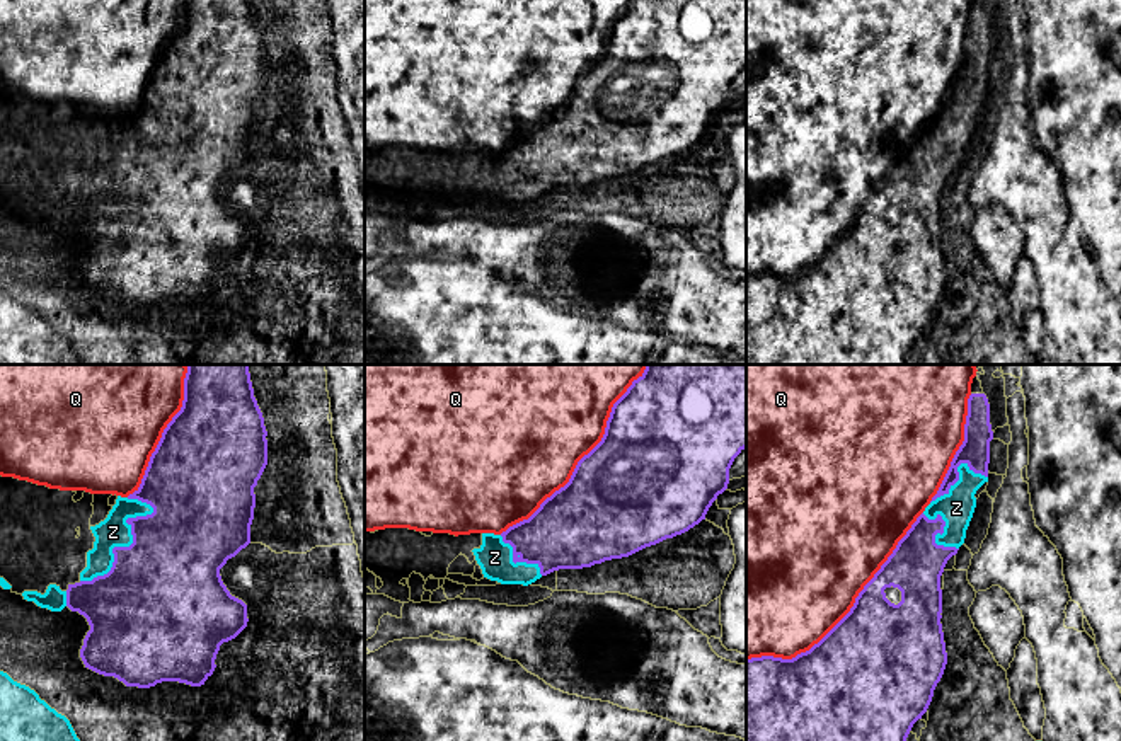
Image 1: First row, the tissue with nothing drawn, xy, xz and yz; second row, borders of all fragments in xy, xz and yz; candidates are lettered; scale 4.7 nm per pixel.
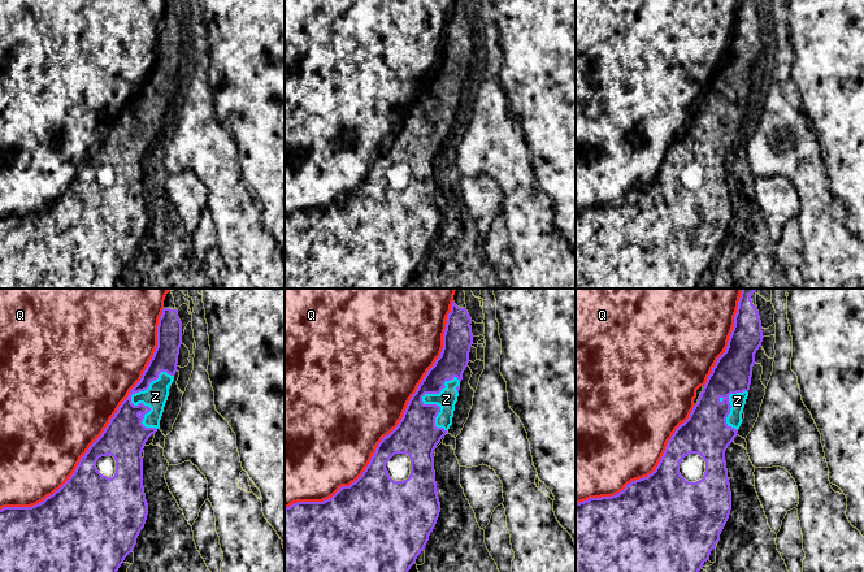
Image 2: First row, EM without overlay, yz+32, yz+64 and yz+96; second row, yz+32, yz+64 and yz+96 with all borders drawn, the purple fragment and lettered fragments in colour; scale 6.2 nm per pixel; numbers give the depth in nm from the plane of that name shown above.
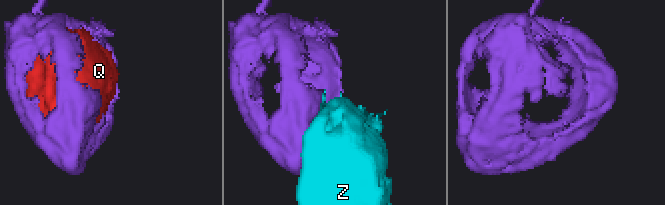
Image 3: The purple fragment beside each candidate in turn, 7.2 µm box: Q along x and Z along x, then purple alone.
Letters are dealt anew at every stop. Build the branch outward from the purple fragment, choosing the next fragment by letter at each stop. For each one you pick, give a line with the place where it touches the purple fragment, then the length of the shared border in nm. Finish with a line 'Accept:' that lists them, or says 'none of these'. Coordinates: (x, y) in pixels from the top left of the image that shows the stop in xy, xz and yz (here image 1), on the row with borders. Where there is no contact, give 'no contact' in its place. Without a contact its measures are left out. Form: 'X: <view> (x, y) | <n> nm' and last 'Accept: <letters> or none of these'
Q: yz (849, 612) | 1100 nm
Accept: Q

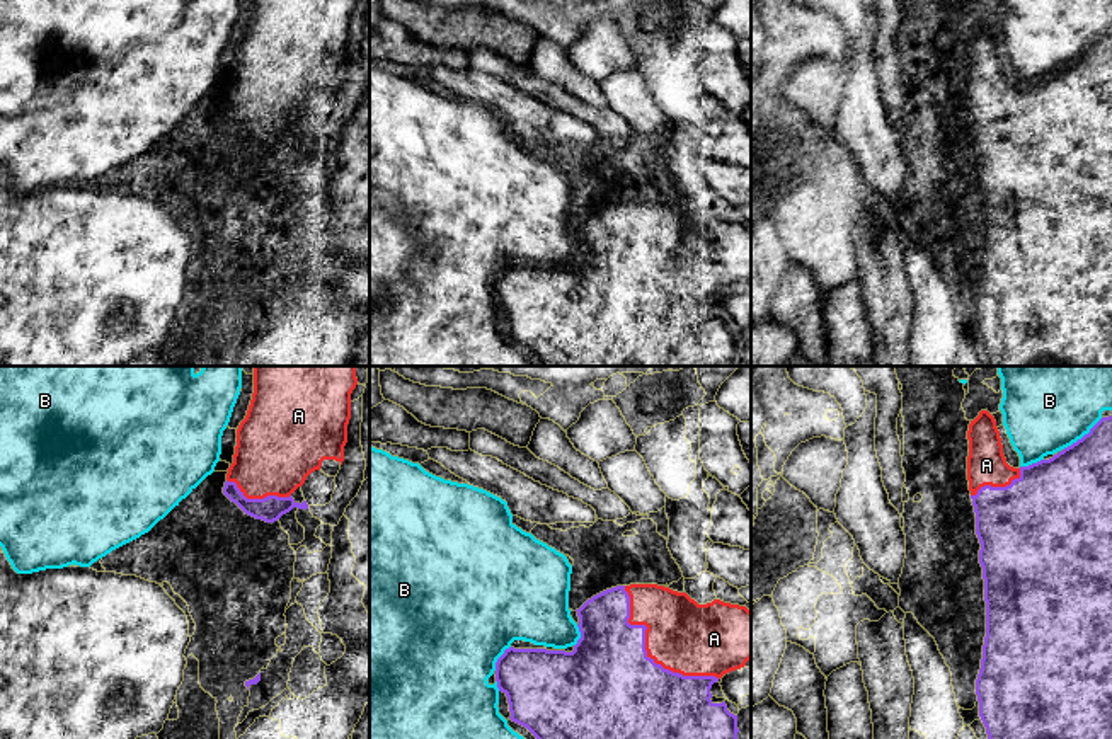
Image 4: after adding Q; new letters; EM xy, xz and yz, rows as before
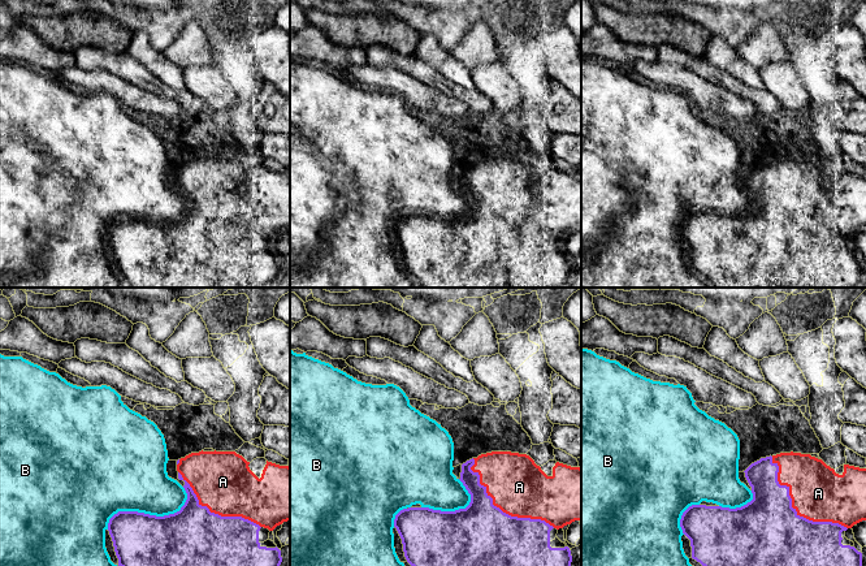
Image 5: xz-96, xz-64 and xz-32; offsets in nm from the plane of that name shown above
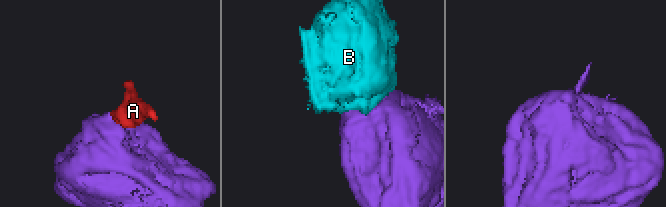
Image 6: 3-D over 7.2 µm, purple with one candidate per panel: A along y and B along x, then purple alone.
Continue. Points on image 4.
A: xz (646, 651) | 650 nm
Accept: A

